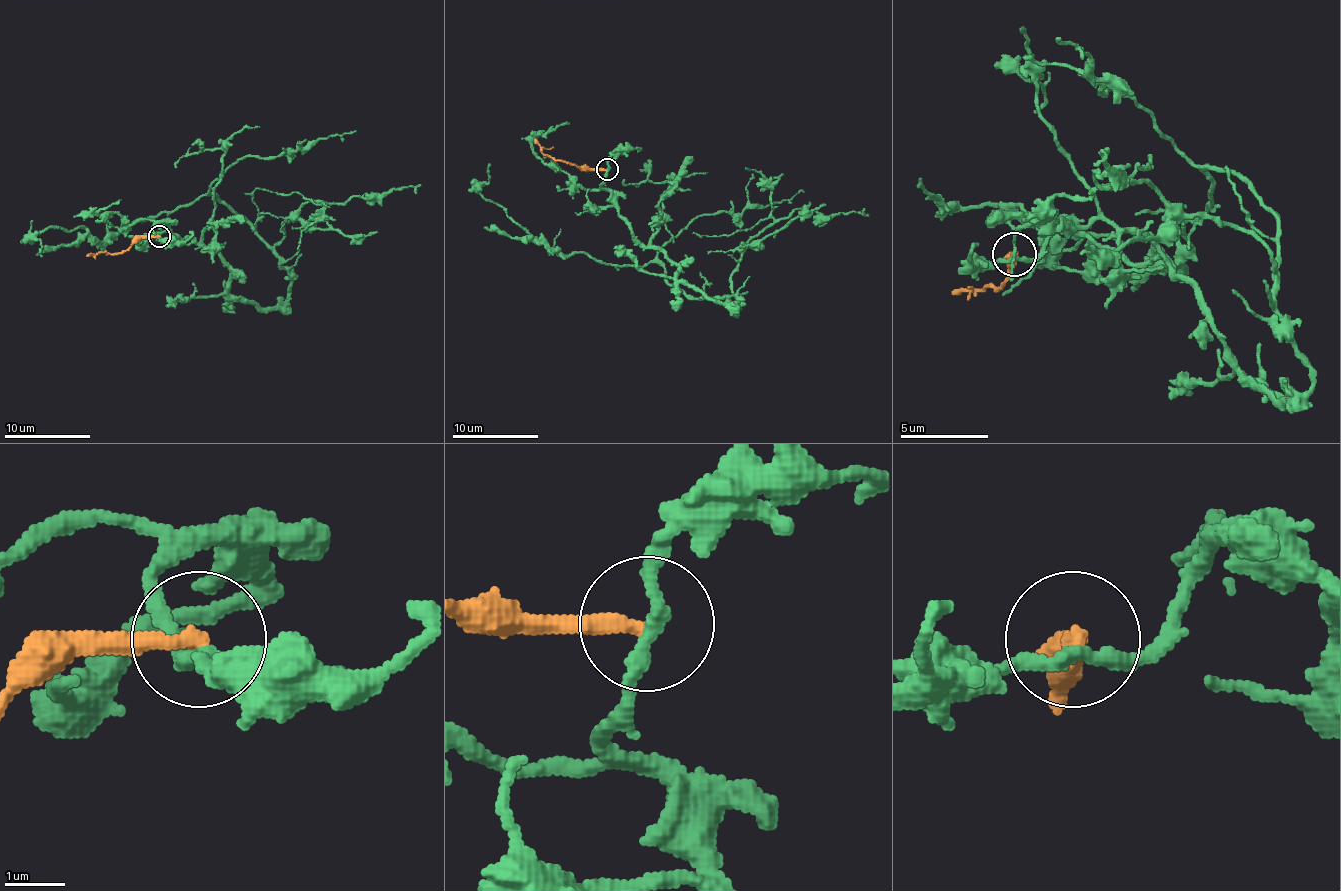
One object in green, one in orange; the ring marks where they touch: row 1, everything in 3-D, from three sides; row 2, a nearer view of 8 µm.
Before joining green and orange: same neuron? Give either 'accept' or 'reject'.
reject

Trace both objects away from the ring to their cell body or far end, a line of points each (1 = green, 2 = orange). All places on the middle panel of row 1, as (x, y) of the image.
1: (607, 170), (601, 185), (640, 241), (735, 315), (661, 267), (556, 254), (482, 196), (489, 163)
2: (607, 170), (588, 170), (573, 163), (553, 161), (534, 140)

